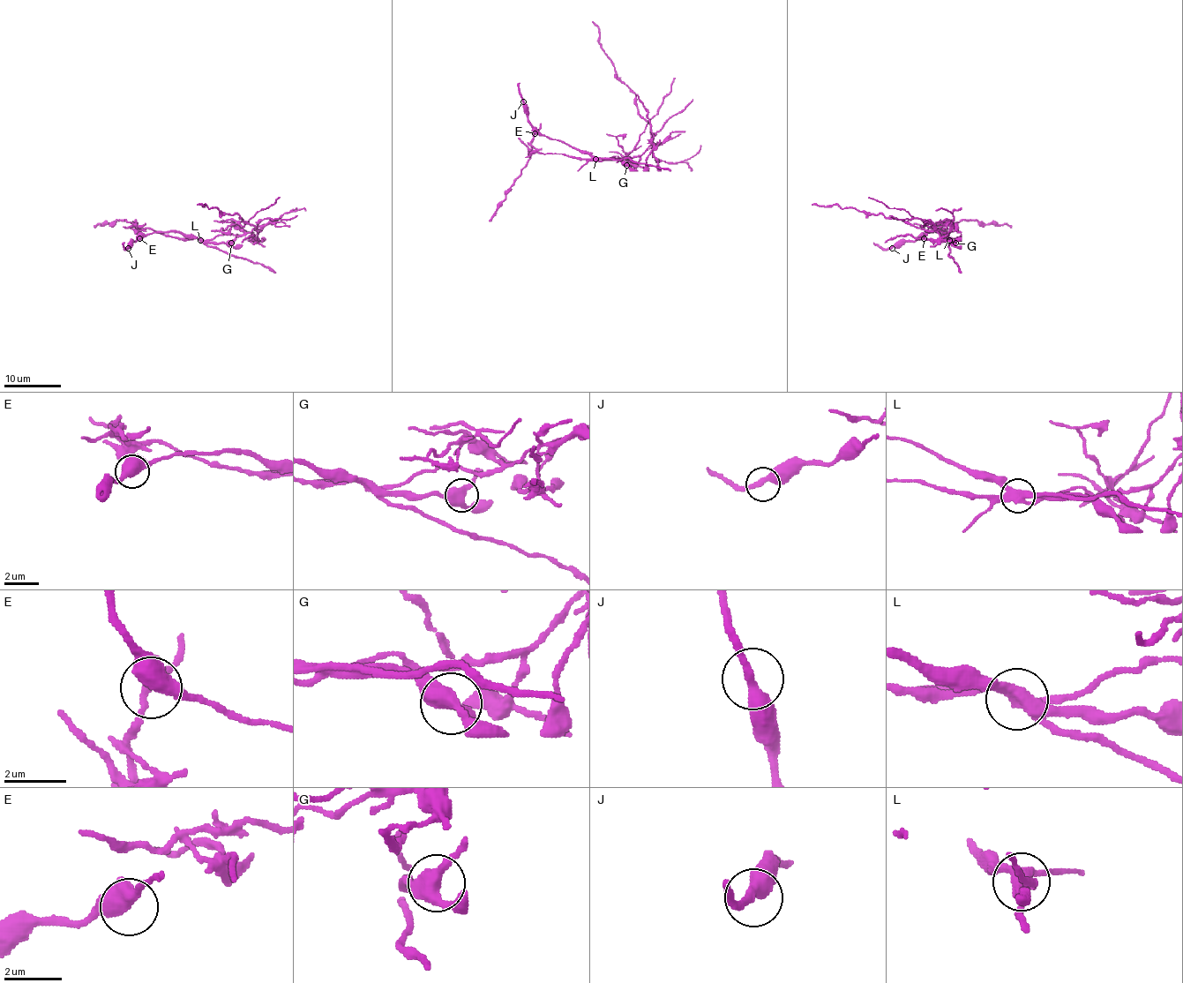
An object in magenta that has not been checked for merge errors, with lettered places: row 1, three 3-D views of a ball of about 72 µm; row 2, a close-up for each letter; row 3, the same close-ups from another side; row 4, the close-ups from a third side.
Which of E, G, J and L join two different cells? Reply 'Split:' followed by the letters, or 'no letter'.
Split: L

